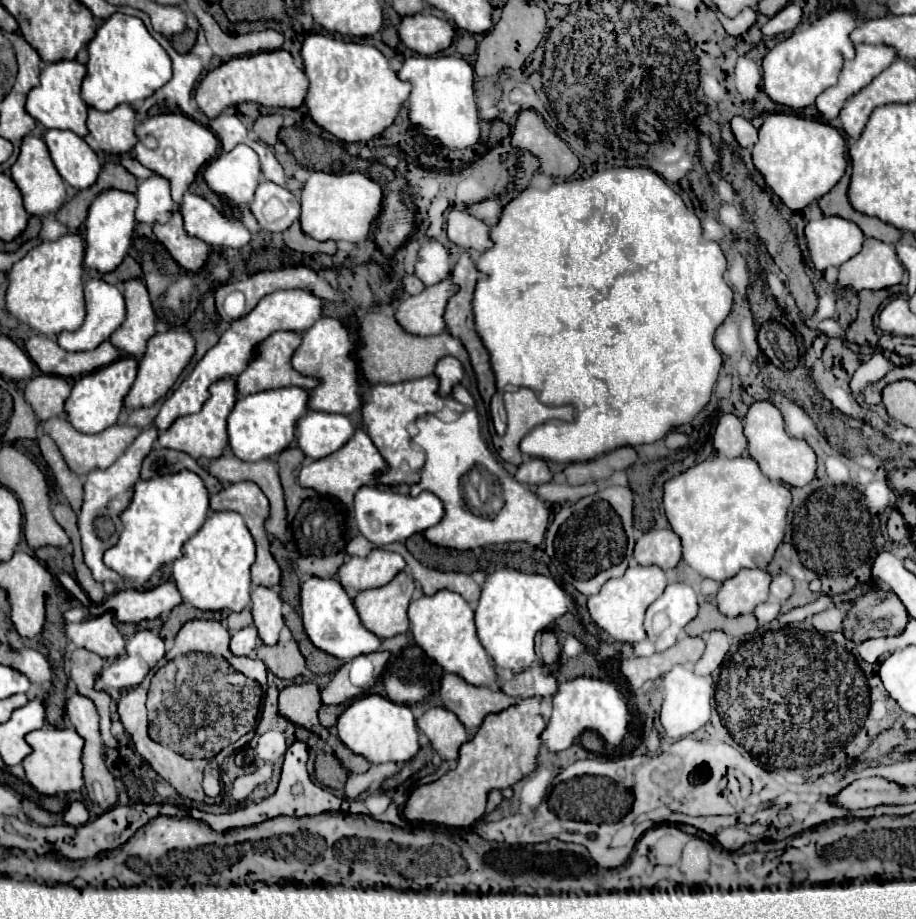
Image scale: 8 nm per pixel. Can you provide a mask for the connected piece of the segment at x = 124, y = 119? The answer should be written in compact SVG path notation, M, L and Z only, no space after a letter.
M118 105L112 111L98 111L90 107L88 111L88 135L84 141L94 151L104 151L110 155L122 155L134 149L138 143L134 135L136 115L130 105Z

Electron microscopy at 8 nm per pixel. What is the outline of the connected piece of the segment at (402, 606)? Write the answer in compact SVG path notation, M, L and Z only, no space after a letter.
M400 571L390 583L378 589L360 591L354 597L354 607L362 625L380 639L408 631L408 603L414 593L414 581Z

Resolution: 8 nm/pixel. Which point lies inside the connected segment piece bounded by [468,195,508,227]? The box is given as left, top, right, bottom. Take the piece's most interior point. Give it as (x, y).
(488, 210)

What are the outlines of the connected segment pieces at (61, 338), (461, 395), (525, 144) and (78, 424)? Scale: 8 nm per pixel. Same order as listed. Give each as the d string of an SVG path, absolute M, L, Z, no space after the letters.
M90 279L84 285L84 301L86 301L86 319L76 331L62 331L58 335L58 345L66 351L92 351L102 341L106 341L126 317L126 305L122 299L122 291L116 285L110 285L102 279Z
M456 385L456 387L452 389L452 395L450 395L450 397L456 399L458 403L466 405L466 407L474 407L474 399L472 399L472 395L470 395L462 385Z
M532 109L518 113L510 145L538 157L540 173L568 179L578 169L578 157L542 123L542 117Z
M118 359L94 373L80 377L72 385L70 397L66 399L66 405L64 405L70 425L80 433L100 433L106 427L114 425L122 409L122 401L136 379L136 369L138 369L138 363L134 359Z

